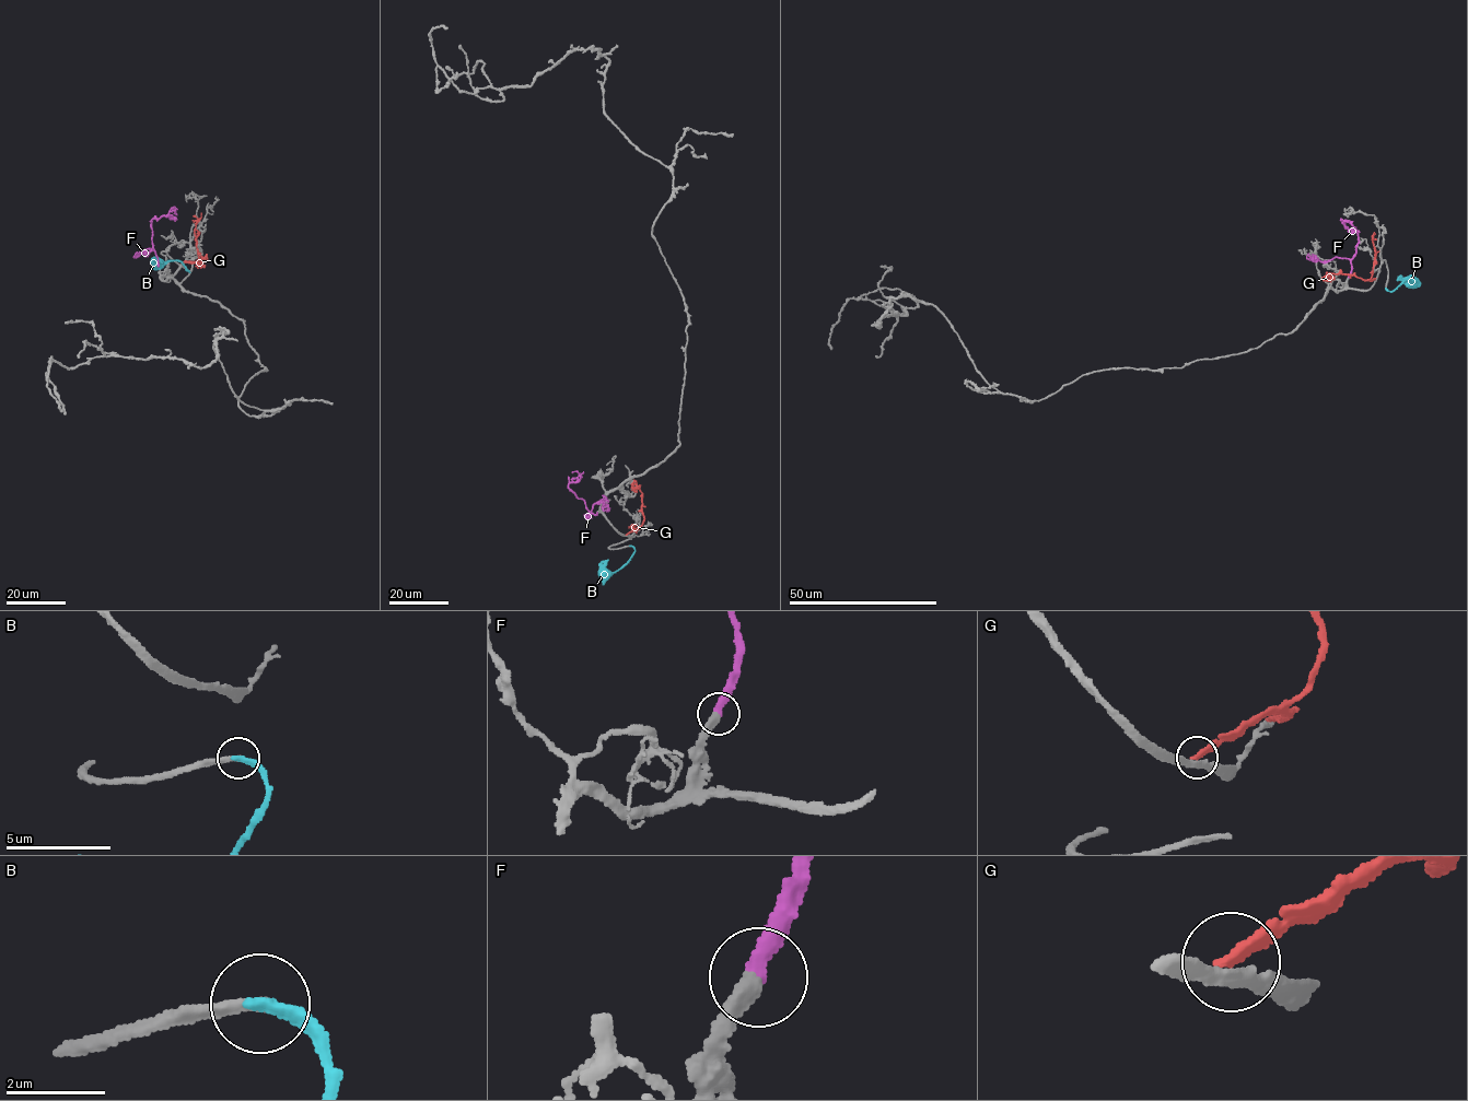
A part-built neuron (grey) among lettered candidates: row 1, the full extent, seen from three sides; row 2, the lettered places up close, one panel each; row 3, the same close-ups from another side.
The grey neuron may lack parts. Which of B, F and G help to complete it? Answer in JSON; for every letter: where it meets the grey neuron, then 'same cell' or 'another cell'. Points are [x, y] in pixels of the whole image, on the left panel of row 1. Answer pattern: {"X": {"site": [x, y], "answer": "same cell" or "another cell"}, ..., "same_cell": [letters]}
{"B": {"site": [186, 269], "answer": "another cell"}, "F": {"site": [158, 266], "answer": "same cell"}, "G": {"site": [184, 261], "answer": "another cell"}, "same_cell": ["F"]}

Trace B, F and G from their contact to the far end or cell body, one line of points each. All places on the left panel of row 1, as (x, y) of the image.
B: (186, 269), (179, 261), (163, 261)
F: (159, 266), (151, 221), (166, 215), (172, 208), (173, 213)
G: (184, 261), (204, 261), (207, 258), (197, 262), (201, 268)

